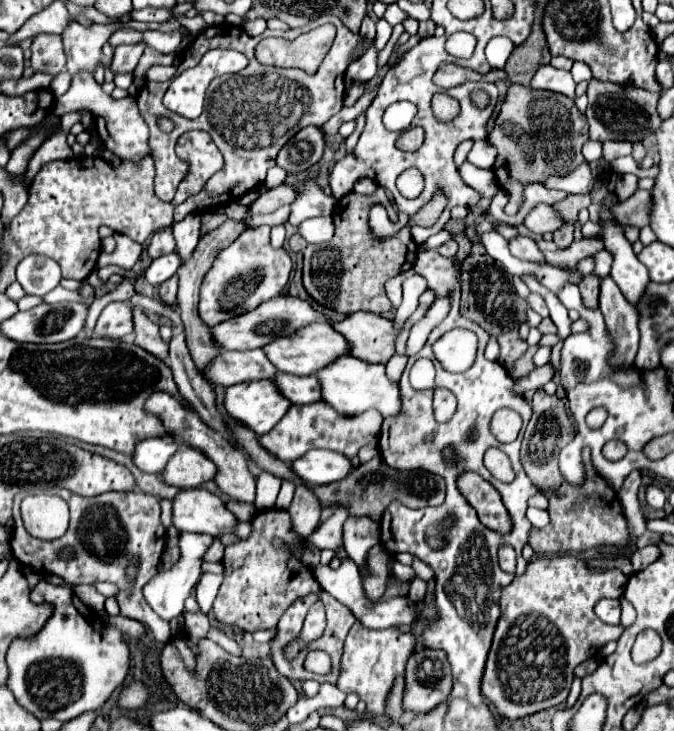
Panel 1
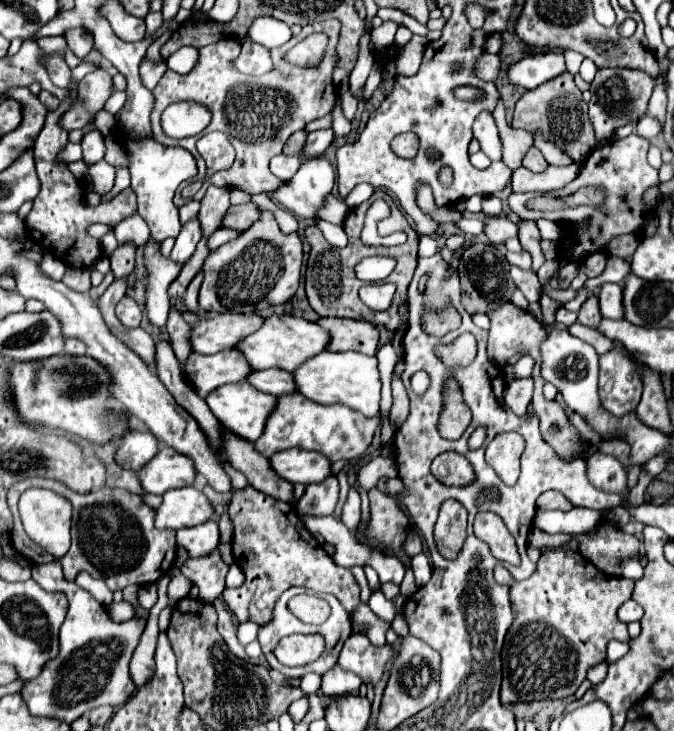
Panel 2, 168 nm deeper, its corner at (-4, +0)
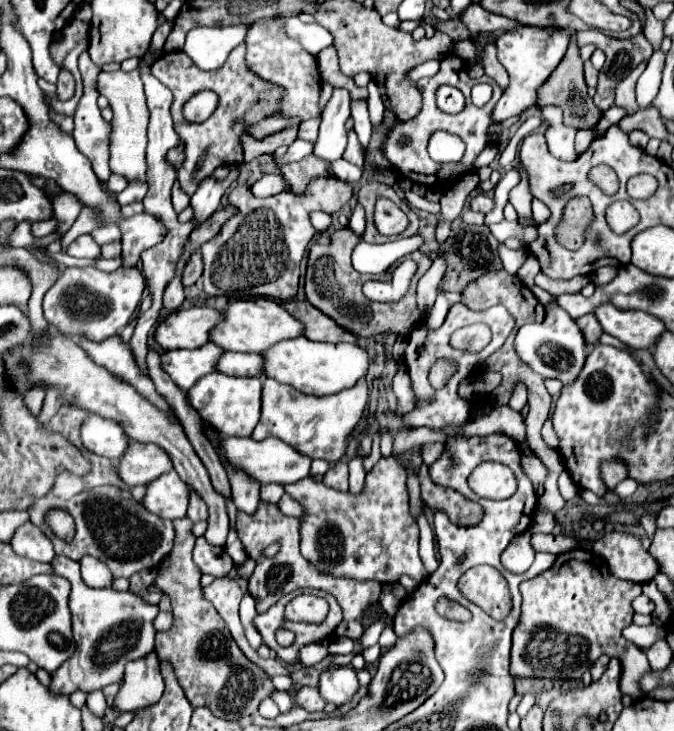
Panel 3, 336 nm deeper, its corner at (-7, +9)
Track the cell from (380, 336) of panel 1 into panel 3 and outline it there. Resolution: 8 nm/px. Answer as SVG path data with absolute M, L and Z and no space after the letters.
M292 299L292 301L282 303L282 305L288 313L296 315L296 319L300 319L306 325L304 337L308 337L312 341L326 341L326 343L340 343L340 341L356 343L358 341L358 335L354 335L352 331L346 331L344 327L336 325L334 319L330 319L326 313L318 311L308 301Z

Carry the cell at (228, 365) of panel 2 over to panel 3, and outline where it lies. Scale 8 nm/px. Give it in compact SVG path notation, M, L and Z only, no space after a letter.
M214 343L198 349L172 349L162 355L162 367L180 389L188 391L200 377L216 371L222 353L224 349Z

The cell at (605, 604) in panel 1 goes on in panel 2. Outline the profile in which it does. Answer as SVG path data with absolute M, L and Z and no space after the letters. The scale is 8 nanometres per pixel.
M627 600L621 608L619 608L619 620L621 622L635 622L635 620L641 620L643 616L643 608L635 604L635 600Z

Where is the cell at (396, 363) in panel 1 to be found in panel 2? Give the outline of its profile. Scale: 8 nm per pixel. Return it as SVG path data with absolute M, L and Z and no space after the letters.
M301 394L279 396L277 408L271 412L269 422L265 424L265 432L253 442L253 446L265 458L273 456L279 450L303 448L303 450L321 452L331 462L353 460L365 454L379 424L381 424L379 416L365 418L361 416L361 412L353 408L345 408L343 404L331 404L331 406L313 404L311 400L305 400L305 396Z

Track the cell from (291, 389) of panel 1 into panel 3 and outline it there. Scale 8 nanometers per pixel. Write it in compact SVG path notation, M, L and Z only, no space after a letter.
M224 353L218 371L234 377L260 377L264 379L264 357L258 353Z

